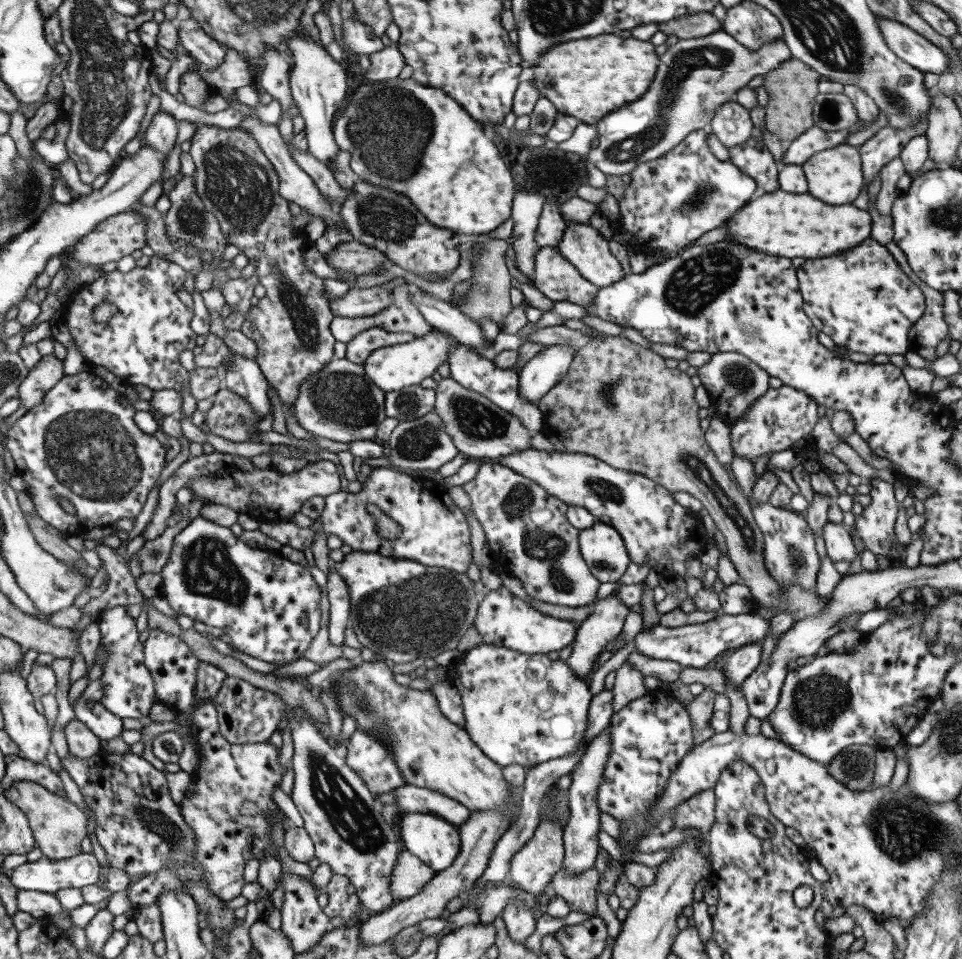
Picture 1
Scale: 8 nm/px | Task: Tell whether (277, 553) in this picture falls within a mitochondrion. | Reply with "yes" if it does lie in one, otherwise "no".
no

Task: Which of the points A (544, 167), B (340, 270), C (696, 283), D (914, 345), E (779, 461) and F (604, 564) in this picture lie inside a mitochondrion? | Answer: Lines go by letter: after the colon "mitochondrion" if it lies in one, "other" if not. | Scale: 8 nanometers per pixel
A: mitochondrion
B: other
C: mitochondrion
D: other
E: other
F: mitochondrion

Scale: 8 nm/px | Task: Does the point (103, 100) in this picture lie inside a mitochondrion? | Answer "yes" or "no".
yes

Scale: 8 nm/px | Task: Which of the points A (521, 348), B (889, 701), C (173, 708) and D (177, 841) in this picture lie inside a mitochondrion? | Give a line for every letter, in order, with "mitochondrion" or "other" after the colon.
A: other
B: other
C: other
D: mitochondrion

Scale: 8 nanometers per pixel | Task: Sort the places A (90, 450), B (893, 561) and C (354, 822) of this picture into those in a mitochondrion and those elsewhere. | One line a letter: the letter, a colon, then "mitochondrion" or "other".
A: mitochondrion
B: other
C: mitochondrion

